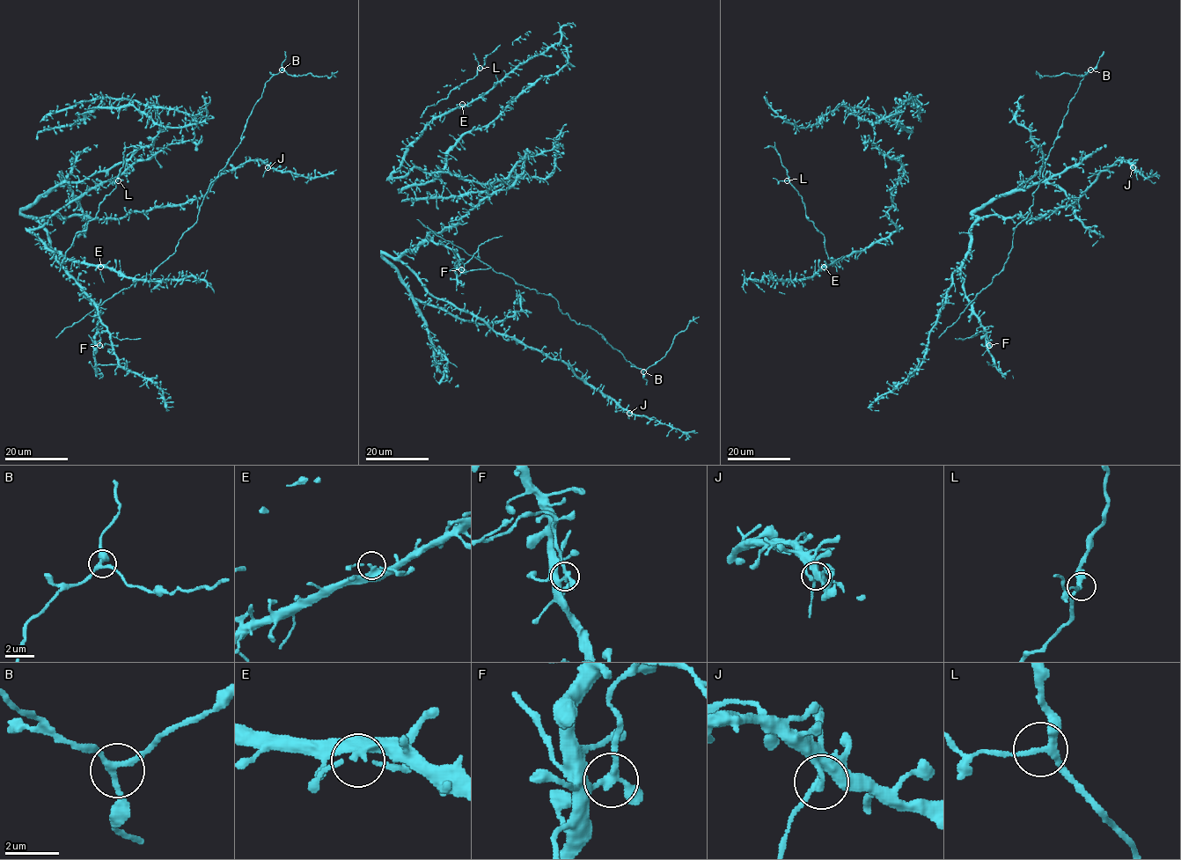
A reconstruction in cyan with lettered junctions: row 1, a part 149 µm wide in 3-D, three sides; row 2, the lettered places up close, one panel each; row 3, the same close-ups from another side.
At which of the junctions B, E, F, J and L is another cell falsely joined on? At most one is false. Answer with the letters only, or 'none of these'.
F

